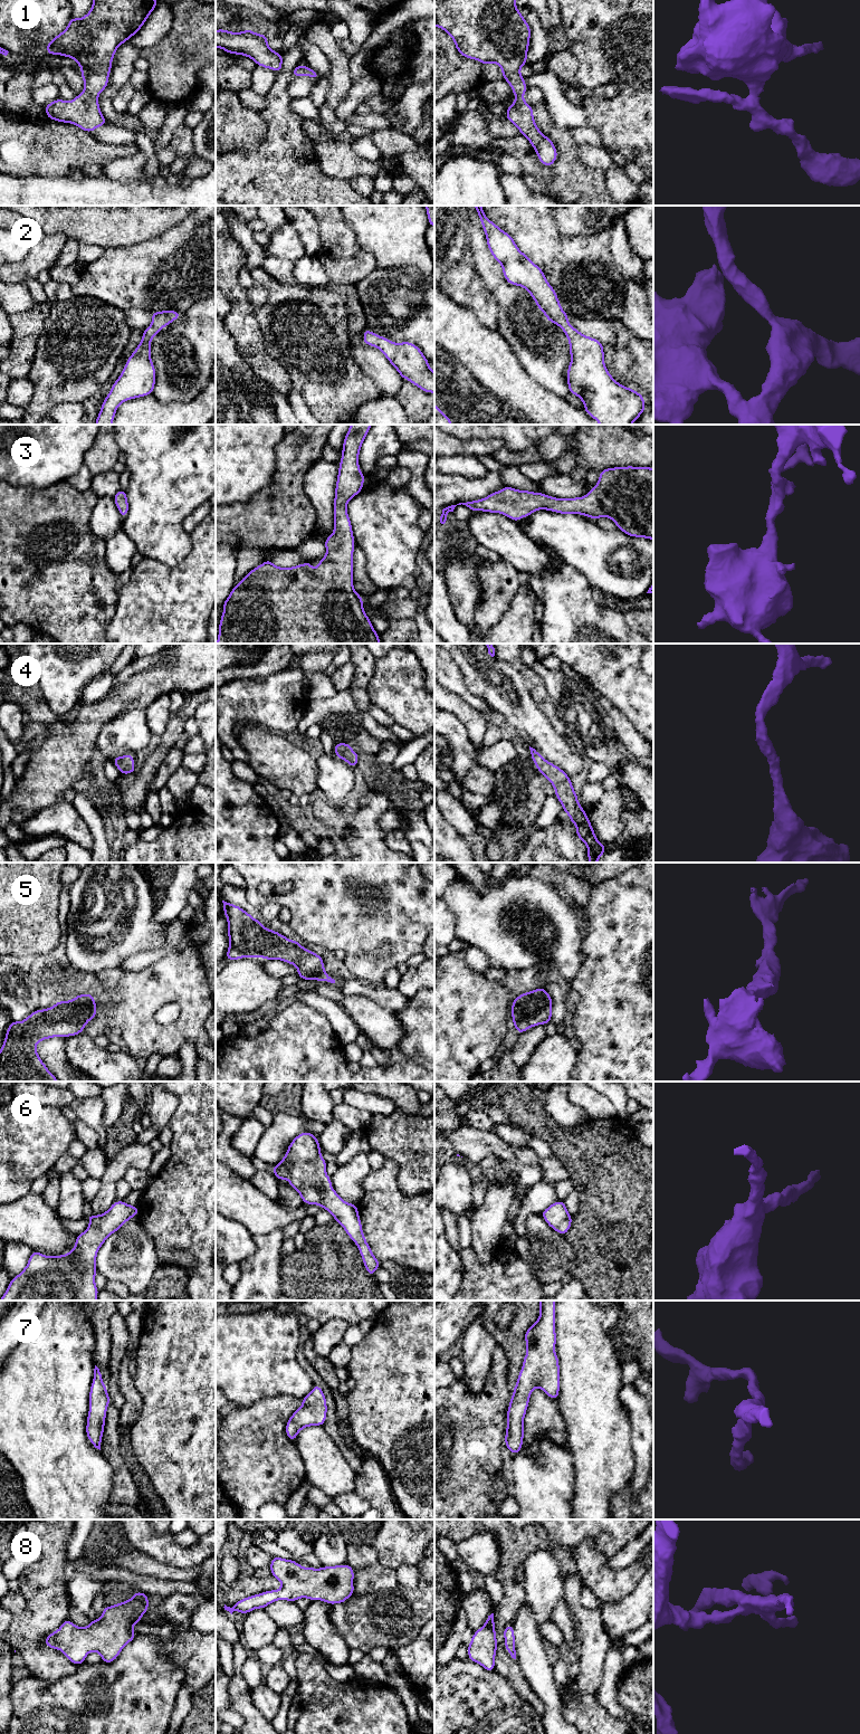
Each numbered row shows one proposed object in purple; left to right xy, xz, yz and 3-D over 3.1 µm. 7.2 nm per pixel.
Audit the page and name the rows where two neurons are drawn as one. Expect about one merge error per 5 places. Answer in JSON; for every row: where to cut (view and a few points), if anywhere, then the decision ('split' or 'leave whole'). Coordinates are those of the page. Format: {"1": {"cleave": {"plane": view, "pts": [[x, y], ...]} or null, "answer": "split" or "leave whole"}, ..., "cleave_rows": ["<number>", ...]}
{"1": {"cleave": null, "answer": "leave whole"}, "2": {"cleave": null, "answer": "leave whole"}, "3": {"cleave": null, "answer": "leave whole"}, "4": {"cleave": null, "answer": "leave whole"}, "5": {"cleave": null, "answer": "leave whole"}, "6": {"cleave": null, "answer": "leave whole"}, "7": {"cleave": null, "answer": "leave whole"}, "8": {"cleave": null, "answer": "leave whole"}, "cleave_rows": []}

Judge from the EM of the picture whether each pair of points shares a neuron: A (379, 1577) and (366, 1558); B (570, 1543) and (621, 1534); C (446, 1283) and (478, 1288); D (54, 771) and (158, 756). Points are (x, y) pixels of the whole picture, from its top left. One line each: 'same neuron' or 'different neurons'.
A: different neurons
B: same neuron
C: different neurons
D: different neurons

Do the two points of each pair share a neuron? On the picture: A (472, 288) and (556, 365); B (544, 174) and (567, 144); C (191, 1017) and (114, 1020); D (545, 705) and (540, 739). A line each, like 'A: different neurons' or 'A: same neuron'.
A: different neurons
B: same neuron
C: same neuron
D: different neurons

